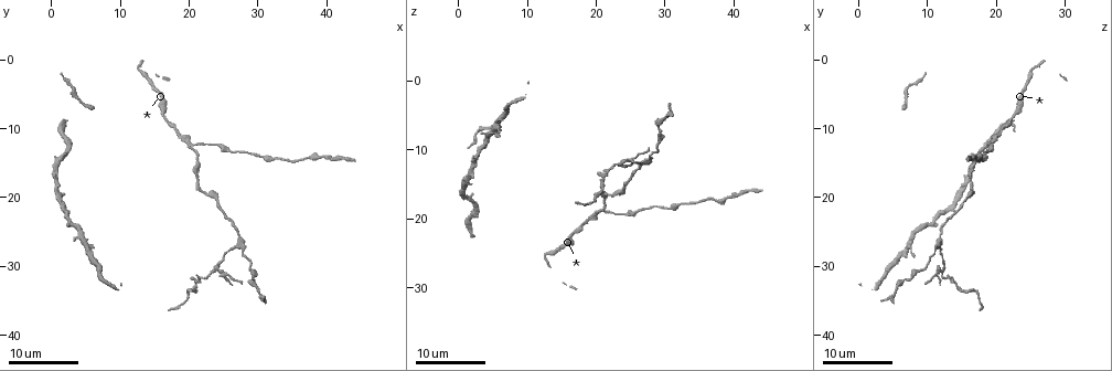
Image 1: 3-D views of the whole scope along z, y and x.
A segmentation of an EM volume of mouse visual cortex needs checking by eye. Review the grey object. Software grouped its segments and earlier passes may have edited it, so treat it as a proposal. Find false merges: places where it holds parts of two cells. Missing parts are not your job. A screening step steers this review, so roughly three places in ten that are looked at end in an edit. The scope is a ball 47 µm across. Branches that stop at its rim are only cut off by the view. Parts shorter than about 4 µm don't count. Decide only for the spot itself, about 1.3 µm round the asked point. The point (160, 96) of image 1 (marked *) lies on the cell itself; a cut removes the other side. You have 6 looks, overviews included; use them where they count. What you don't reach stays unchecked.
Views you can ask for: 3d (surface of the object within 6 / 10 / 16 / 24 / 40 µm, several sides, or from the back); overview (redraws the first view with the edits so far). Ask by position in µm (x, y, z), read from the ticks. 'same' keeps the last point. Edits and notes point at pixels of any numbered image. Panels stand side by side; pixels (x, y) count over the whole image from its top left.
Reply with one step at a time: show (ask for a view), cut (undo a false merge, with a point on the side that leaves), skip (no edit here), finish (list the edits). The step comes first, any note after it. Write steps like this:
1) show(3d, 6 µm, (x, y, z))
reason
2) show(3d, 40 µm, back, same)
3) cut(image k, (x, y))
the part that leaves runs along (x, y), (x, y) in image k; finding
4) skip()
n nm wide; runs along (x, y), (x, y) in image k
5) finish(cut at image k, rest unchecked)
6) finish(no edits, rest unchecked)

show(3d, 16 µm, (20.5, 13.0, 18.5))
branch point

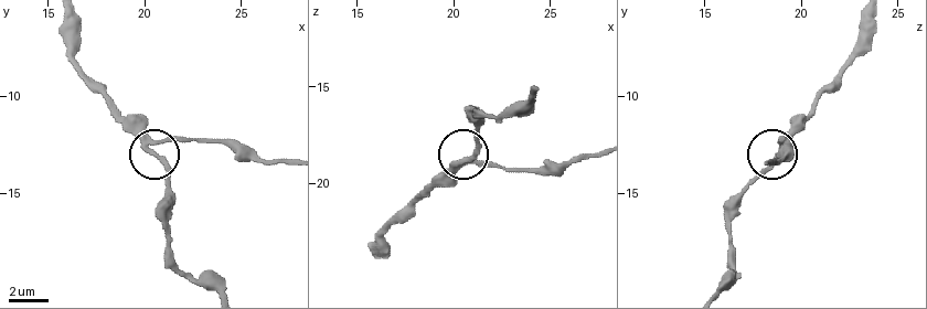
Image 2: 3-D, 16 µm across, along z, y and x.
show(3d, 6 µm, (20.4, 12.9, 18.9))
closer look

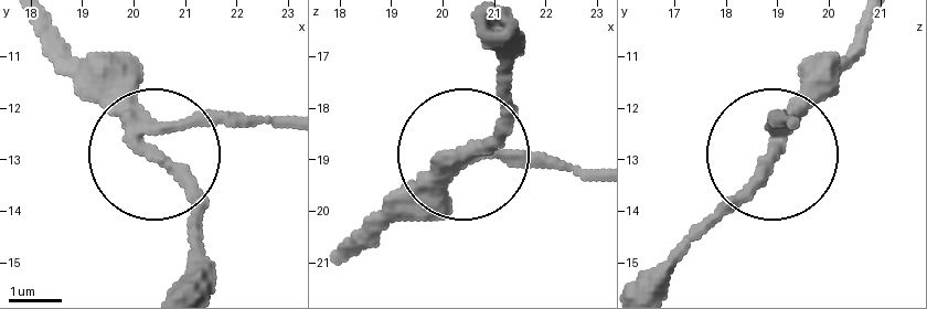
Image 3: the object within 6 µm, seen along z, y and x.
skip()
side arm 26 µm; runs along (49, 30), (145, 136), (290, 123) in image 3; all the same cell

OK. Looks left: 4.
show(3d, 16 µm, (23.5, 30.5, 12.0))
a fork

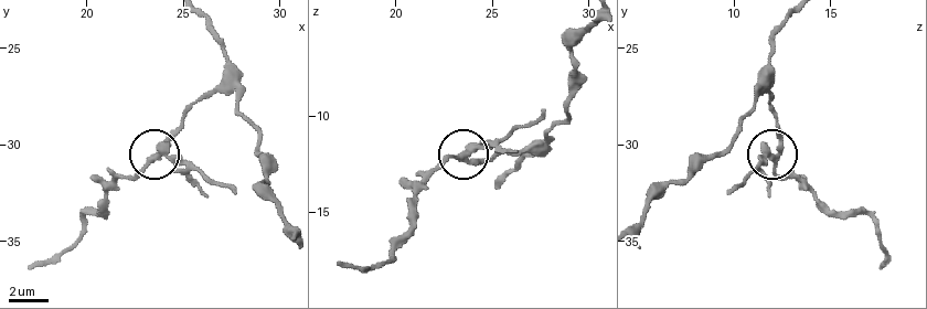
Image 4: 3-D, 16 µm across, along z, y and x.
show(3d, 10 µm, (23.9, 30.3, 11.8))
zoom in

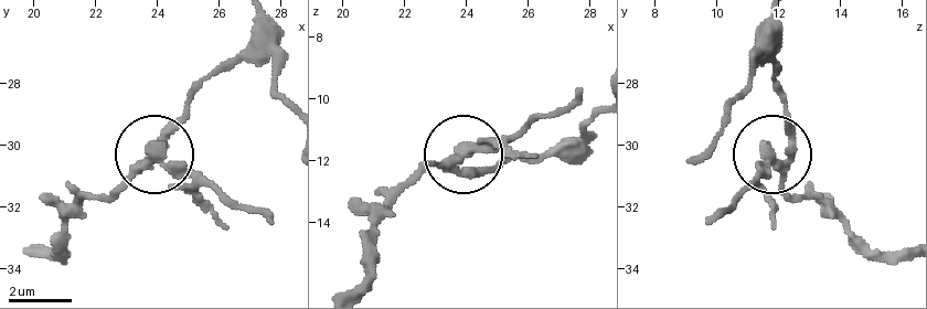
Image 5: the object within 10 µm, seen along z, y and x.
cut(image 5, (189, 173))
side arm 5 µm; the part that leaves runs along (146, 167), (206, 178), (269, 222) in image 5; a second cell is stuck on

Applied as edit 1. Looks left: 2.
finish(cut at image 5, rest unchecked)

